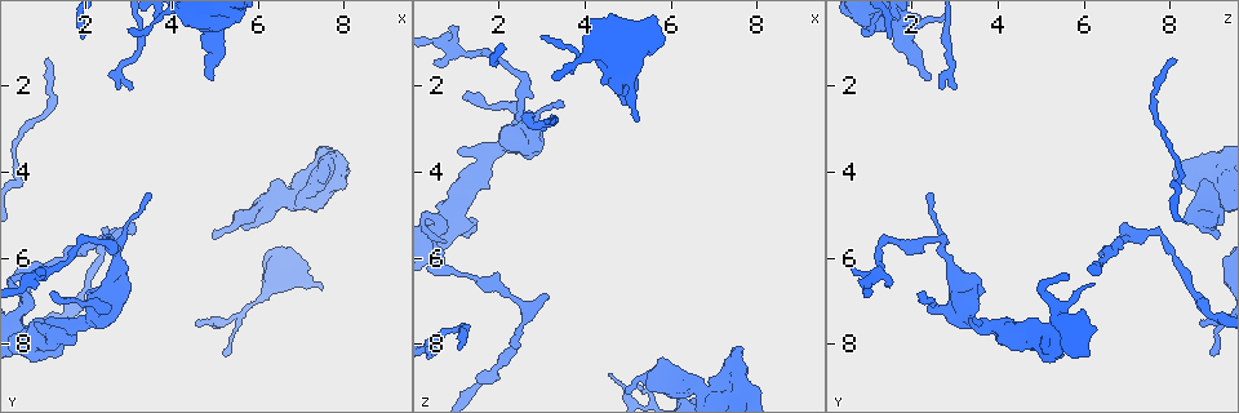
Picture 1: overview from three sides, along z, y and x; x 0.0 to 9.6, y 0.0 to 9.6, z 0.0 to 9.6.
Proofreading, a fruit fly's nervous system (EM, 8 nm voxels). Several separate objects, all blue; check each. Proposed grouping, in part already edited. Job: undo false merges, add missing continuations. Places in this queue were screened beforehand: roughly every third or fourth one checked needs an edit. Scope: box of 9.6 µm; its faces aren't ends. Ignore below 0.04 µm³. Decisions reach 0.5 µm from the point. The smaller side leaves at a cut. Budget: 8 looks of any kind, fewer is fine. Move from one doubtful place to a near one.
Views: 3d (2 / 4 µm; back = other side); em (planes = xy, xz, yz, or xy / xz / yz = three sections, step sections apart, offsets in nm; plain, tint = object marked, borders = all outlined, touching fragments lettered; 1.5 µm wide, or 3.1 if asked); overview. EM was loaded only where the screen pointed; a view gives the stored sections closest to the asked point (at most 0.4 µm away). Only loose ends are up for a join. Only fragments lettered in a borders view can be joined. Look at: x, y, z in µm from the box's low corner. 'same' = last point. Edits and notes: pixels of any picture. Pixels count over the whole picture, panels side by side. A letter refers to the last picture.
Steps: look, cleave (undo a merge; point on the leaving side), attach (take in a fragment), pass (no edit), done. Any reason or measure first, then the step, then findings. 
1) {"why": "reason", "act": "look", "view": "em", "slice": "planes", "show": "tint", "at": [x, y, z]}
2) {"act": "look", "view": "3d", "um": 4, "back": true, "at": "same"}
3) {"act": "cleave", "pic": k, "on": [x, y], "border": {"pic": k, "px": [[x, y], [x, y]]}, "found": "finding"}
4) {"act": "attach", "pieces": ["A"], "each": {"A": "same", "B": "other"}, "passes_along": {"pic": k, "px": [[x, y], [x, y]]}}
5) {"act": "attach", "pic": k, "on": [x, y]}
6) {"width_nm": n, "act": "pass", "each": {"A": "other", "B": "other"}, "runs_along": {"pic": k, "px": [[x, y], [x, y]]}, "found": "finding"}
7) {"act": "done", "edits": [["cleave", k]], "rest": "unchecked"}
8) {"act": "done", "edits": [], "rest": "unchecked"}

{"act": "look", "view": "em", "slice": "xy", "step": 8, "show": "tint", "at": [4.55, 7.45, 8.65]}

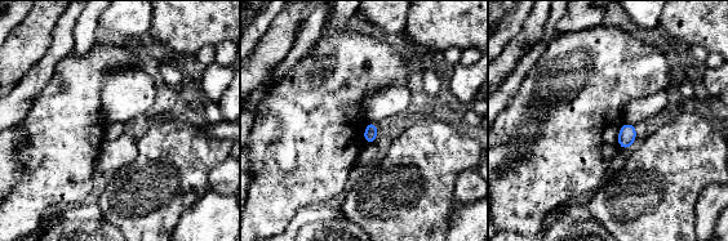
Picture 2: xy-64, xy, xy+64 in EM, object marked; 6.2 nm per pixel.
{"why": "another direction", "act": "look", "view": "em", "slice": "planes", "show": "borders", "at": "same"}

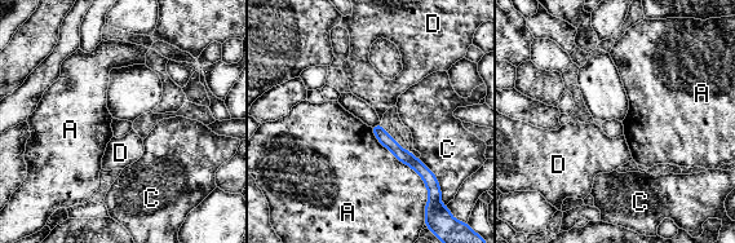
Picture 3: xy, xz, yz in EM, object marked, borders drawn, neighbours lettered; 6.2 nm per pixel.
{"act": "pass", "each": {"A": "other", "C": "other", "D": "other"}, "runs_along": {"pic": 3, "px": [[376, 129], [402, 155], [426, 172]]}, "found": "none of them fits"}

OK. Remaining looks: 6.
{"why": "branch stops here", "act": "look", "view": "3d", "um": 4, "at": [3.45, 4.50, 2.45]}

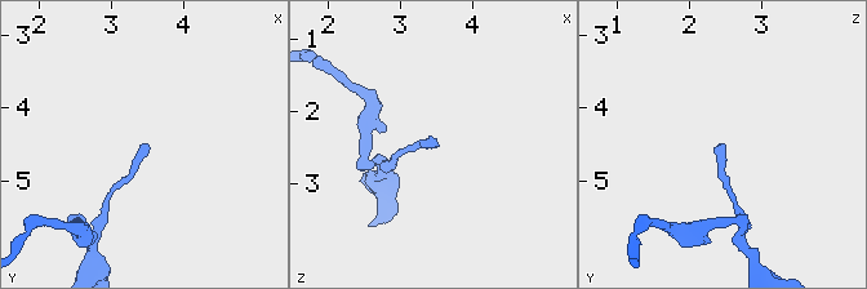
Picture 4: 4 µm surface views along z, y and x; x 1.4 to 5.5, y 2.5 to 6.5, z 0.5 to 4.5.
{"why": "now the EM", "act": "look", "view": "em", "slice": "planes", "show": "borders", "at": [3.50, 4.50, 2.45]}

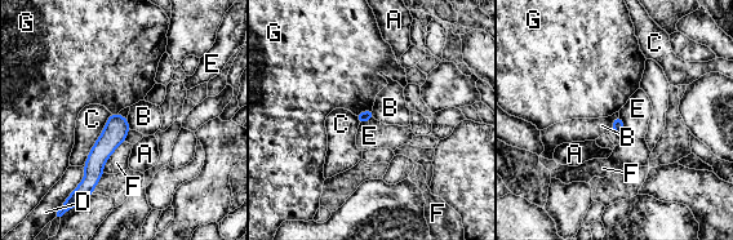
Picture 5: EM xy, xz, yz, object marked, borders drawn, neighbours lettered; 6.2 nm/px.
{"act": "pass", "each": {"A": "other", "B": "other", "C": "other", "D": "other", "E": "other", "F": "other", "G": "other"}, "runs_along": {"pic": 5, "px": [[120, 119], [84, 183]]}, "found": "no lettered fragment goes on from it"}

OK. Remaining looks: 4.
{"why": "thick end", "act": "look", "view": "3d", "um": 2, "at": [5.00, 1.90, 2.35]}

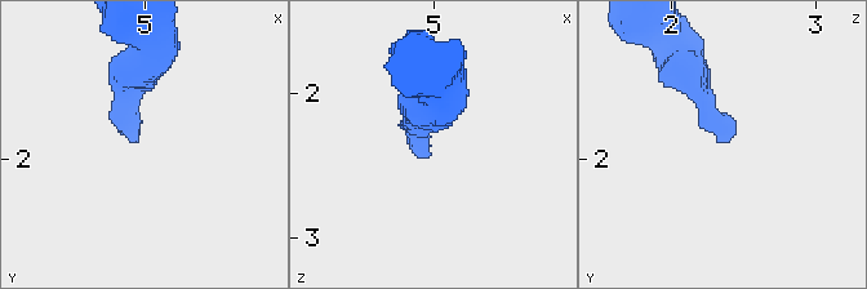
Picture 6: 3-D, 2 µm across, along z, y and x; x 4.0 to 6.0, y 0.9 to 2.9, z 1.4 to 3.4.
{"why": "shape alone is not enough", "act": "look", "view": "em", "slice": "planes", "show": "borders", "at": [4.96, 1.86, 2.36]}

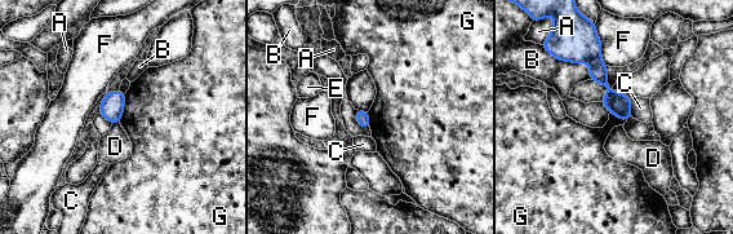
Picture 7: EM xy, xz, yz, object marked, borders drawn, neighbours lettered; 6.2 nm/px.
{"act": "pass", "each": {"A": "other", "B": "other", "C": "other", "D": "other", "E": "other", "F": "other", "G": "other"}, "border": {"pic": 7, "px": [[125, 93], [125, 106], [119, 122]]}, "found": "no lettered fragment goes on from it"}

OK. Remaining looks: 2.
{"act": "done", "edits": [], "rest": "unchecked"}

